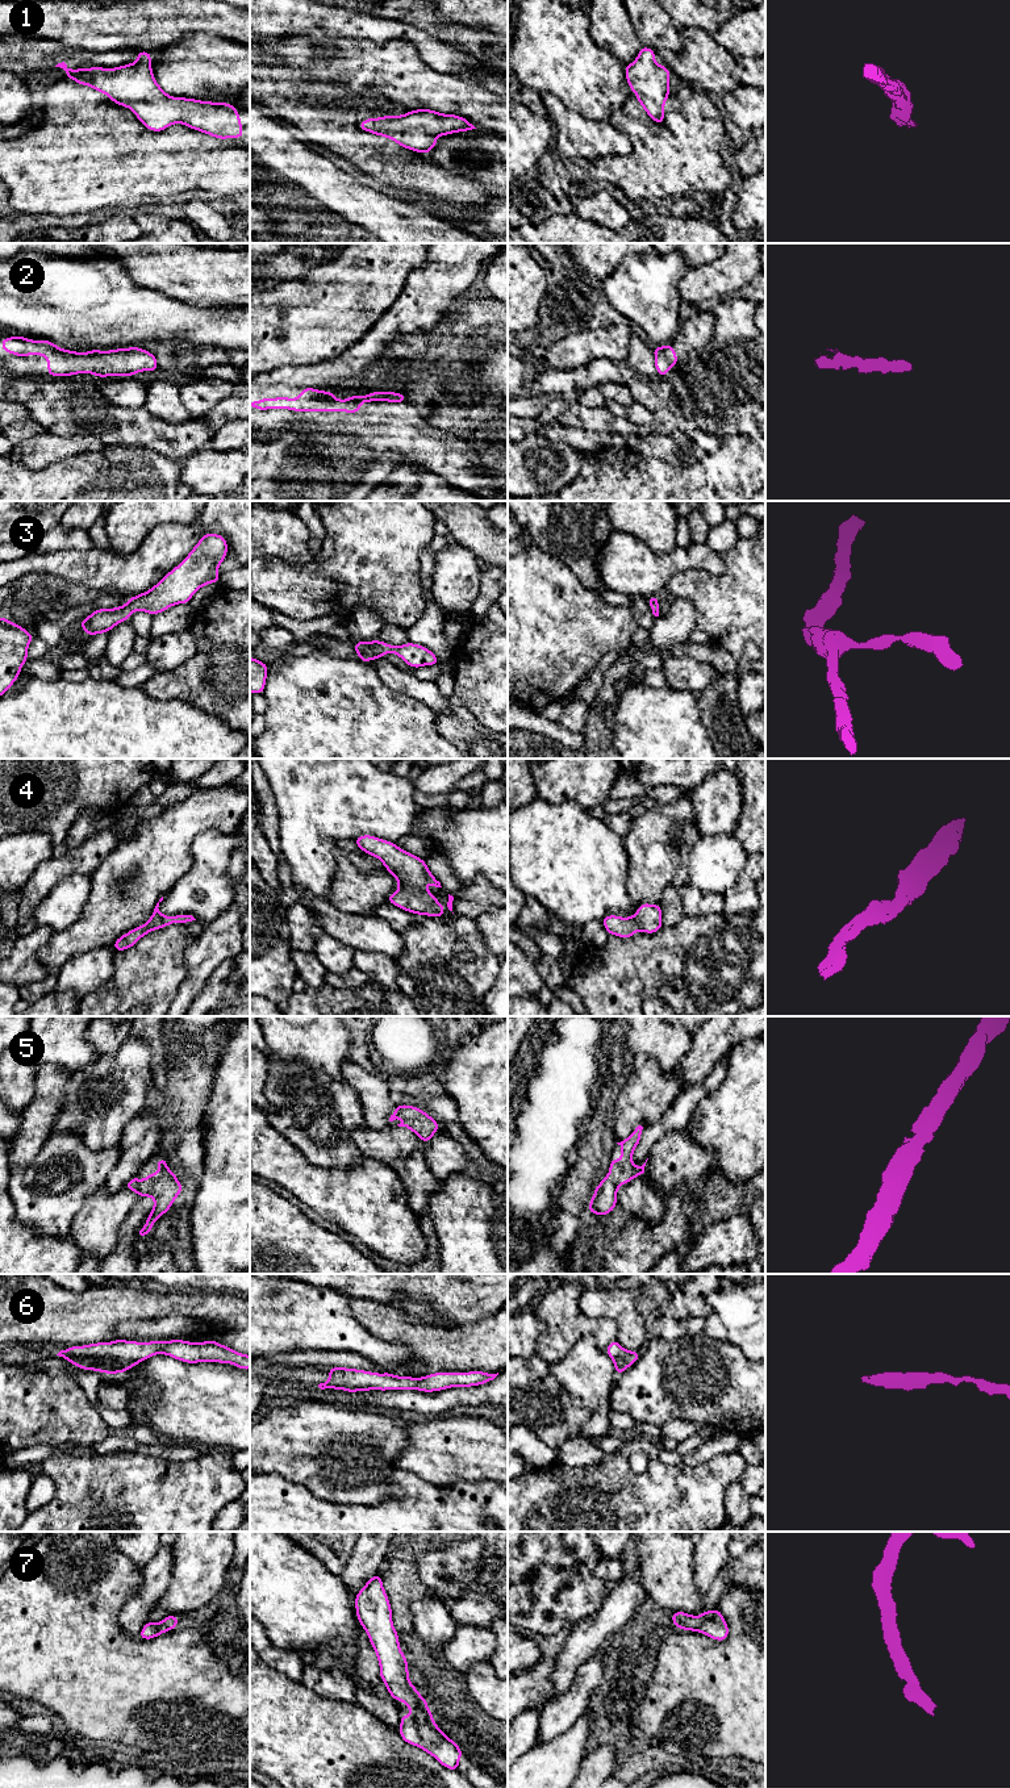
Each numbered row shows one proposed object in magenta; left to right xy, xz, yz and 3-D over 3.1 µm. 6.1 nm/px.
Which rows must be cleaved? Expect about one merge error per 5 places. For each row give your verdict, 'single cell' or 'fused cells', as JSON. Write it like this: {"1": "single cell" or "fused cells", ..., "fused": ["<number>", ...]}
{"1": "single cell", "2": "single cell", "3": "single cell", "4": "single cell", "5": "single cell", "6": "single cell", "7": "single cell", "fused": []}

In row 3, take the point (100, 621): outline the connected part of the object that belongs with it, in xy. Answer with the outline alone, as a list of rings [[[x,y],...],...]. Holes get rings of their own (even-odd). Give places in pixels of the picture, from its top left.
[[[204,534],[188,556],[150,590],[130,597],[120,607],[95,610],[80,627],[89,636],[109,632],[134,611],[142,610],[153,617],[174,605],[188,603],[201,586],[220,581],[217,569],[226,553],[228,542],[222,535]]]

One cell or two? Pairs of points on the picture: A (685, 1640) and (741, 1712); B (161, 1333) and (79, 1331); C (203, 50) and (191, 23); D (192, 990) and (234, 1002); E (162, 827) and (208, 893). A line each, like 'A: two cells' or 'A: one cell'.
A: one cell
B: two cells
C: two cells
D: two cells
E: two cells

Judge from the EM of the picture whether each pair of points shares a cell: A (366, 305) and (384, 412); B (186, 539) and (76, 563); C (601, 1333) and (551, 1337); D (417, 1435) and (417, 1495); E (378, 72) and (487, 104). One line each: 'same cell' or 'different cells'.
A: different cells
B: same cell
C: same cell
D: different cells
E: same cell

